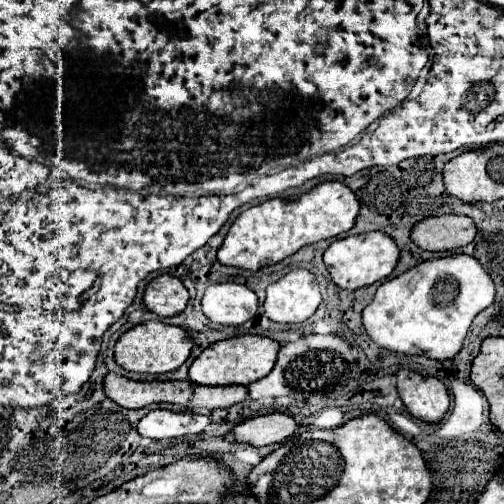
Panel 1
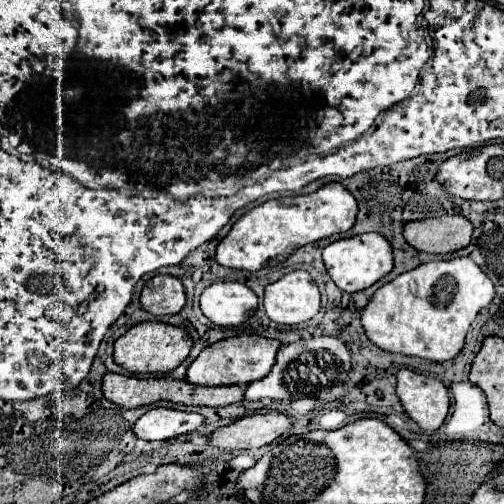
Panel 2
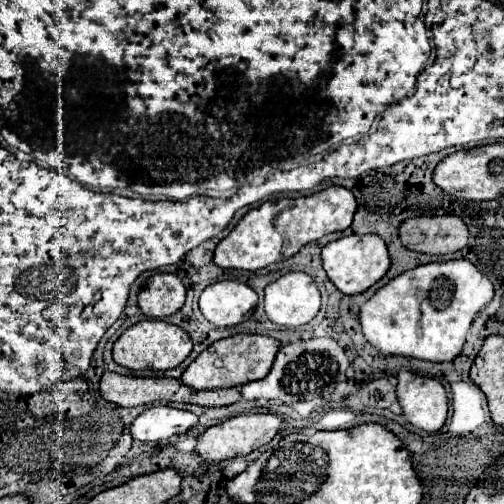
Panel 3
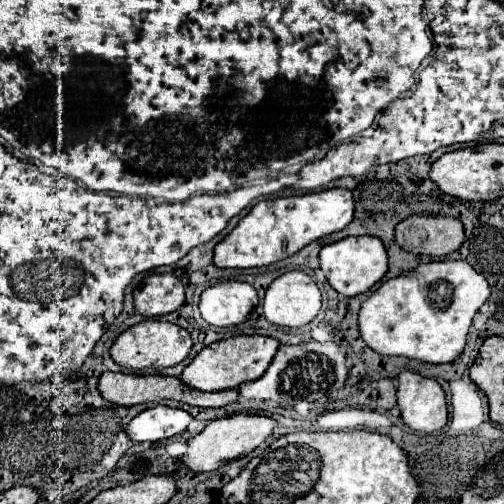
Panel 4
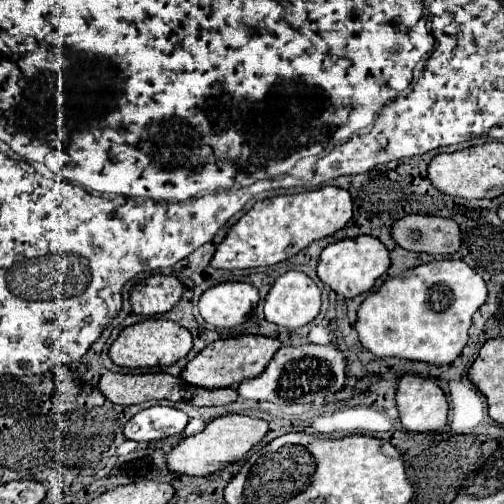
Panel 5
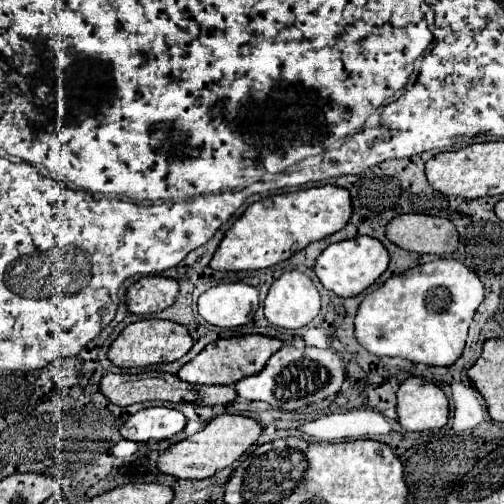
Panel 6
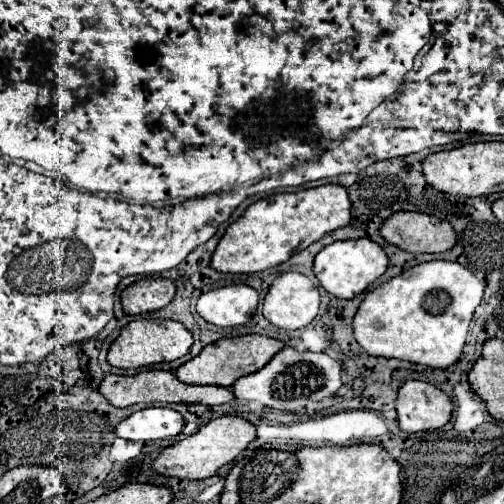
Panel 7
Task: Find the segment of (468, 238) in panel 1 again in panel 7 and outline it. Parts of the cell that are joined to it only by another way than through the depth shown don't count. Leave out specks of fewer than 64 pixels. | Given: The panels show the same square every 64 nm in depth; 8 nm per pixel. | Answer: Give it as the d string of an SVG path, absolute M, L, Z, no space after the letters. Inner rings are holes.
M396 212L382 224L380 234L386 242L414 254L448 252L456 244L456 232L448 220L420 212Z

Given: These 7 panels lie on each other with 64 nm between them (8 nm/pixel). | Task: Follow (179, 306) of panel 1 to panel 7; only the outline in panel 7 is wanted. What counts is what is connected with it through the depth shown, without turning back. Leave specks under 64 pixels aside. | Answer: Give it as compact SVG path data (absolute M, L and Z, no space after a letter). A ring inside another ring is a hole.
M142 278L122 292L122 306L126 314L156 312L172 302L176 284L166 278Z

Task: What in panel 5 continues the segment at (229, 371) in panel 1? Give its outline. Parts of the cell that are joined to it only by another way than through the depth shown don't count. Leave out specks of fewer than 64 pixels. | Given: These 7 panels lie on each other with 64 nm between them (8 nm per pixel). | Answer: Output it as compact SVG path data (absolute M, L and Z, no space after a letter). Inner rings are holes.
M236 336L236 338L216 340L186 364L180 378L192 386L208 390L236 388L240 382L260 376L280 346L282 346L280 340L268 336Z

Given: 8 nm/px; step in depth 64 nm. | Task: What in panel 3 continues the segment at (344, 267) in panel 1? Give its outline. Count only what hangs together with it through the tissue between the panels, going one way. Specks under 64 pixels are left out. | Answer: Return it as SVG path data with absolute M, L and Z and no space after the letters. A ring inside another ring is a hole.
M376 234L366 236L344 236L322 248L322 264L328 278L342 294L360 294L372 284L376 284L390 268L390 256L384 240Z

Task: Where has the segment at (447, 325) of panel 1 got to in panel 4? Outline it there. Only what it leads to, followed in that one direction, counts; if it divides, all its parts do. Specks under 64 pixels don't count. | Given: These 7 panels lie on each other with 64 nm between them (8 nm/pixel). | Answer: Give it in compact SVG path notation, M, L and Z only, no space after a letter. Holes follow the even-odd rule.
M464 260L428 262L404 272L362 302L358 312L360 336L384 356L406 356L422 362L454 362L466 344L474 314L490 298L488 280Z

